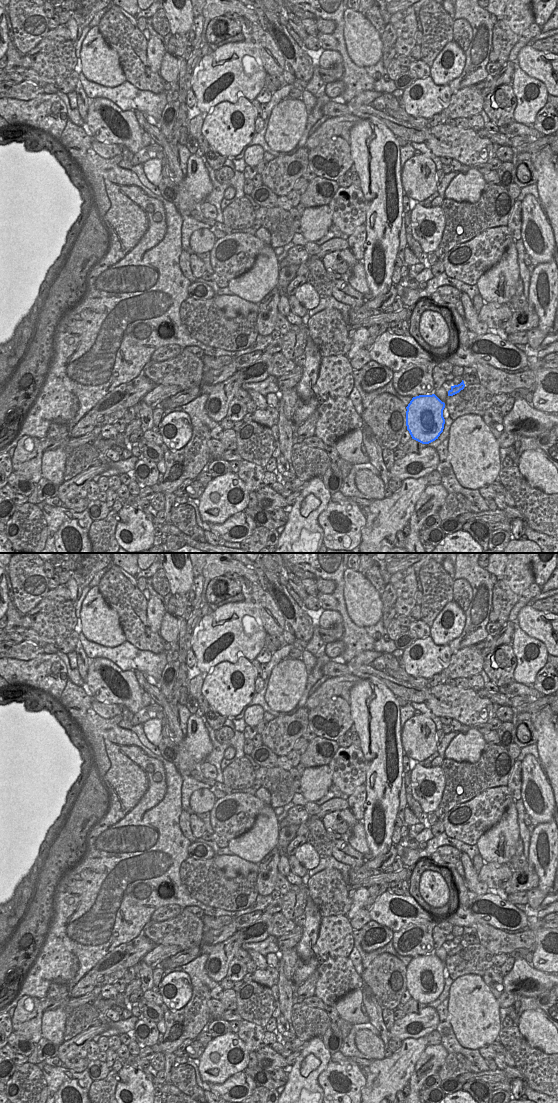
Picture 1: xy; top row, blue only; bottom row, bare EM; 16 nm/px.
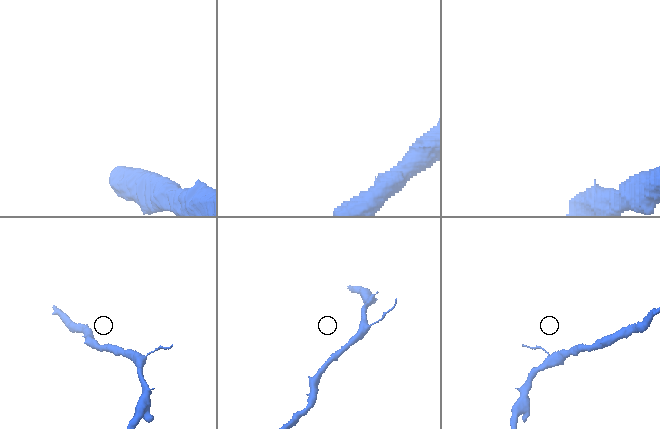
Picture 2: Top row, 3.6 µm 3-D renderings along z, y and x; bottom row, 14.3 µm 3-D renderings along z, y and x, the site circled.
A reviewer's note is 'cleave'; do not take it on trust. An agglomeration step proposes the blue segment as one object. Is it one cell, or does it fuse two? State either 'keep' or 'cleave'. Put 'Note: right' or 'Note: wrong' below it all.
cleave
Note: right

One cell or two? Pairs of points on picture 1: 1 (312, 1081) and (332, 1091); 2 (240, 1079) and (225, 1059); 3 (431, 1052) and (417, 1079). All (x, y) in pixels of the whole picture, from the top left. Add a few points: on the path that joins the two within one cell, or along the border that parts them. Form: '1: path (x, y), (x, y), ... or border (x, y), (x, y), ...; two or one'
1: border (328, 1063), (318, 1077), (318, 1084), (323, 1092); two
2: border (243, 1070), (230, 1075), (223, 1082), (215, 1084); two
3: path (428, 1059), (426, 1066), (421, 1072); one

